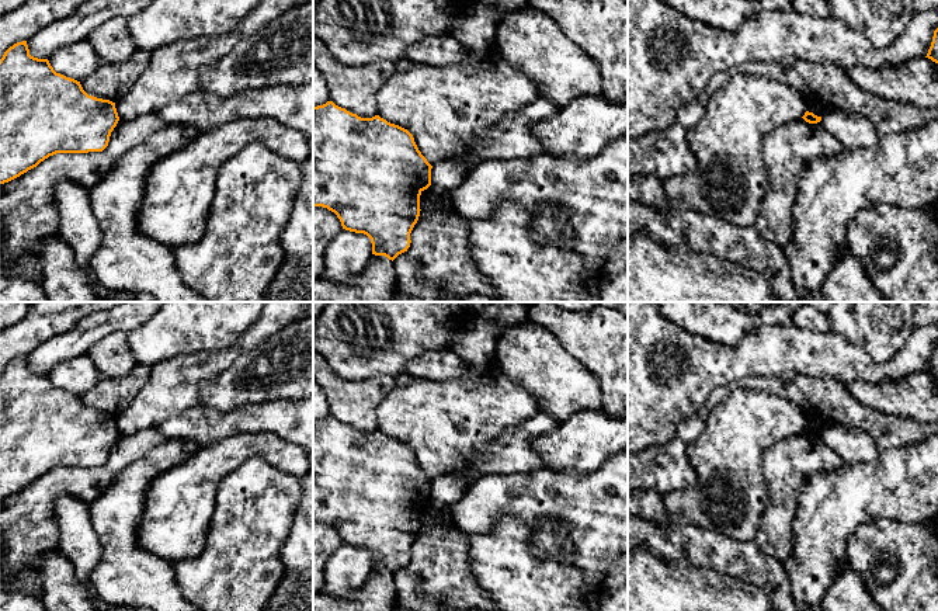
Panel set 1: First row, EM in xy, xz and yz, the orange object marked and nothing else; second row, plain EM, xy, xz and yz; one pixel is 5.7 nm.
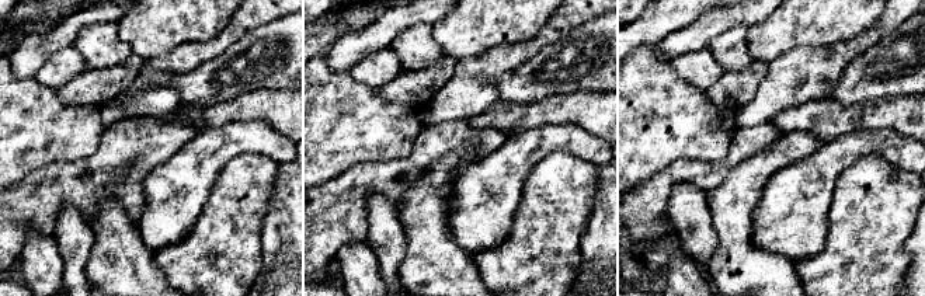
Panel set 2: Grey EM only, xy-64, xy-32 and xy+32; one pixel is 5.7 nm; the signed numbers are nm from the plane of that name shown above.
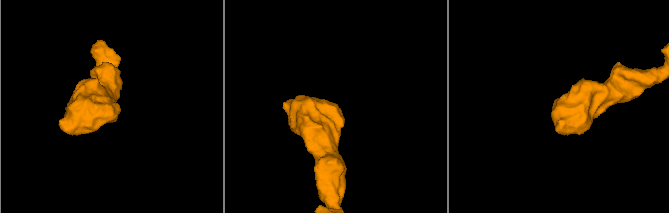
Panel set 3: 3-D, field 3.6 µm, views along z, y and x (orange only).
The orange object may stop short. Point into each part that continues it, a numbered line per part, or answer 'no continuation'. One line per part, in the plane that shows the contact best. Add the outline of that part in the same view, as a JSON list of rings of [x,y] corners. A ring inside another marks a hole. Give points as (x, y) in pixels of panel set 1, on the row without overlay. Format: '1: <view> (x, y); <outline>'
no continuation

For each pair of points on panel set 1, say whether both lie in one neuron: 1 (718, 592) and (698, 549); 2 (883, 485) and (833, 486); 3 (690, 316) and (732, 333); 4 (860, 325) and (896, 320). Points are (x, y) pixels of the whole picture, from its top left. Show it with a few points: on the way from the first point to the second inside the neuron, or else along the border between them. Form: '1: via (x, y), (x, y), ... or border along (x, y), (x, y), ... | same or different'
1: border along (674, 562), (708, 566), (737, 580) | different
2: via (871, 486), (846, 486) | same
3: via (699, 316), (715, 316), (722, 323) | same
4: via (868, 320), (888, 320) | same

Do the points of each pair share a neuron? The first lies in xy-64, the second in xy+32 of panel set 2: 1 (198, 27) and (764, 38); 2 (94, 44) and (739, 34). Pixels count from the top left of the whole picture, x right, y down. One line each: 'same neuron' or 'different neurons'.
1: same neuron
2: same neuron

